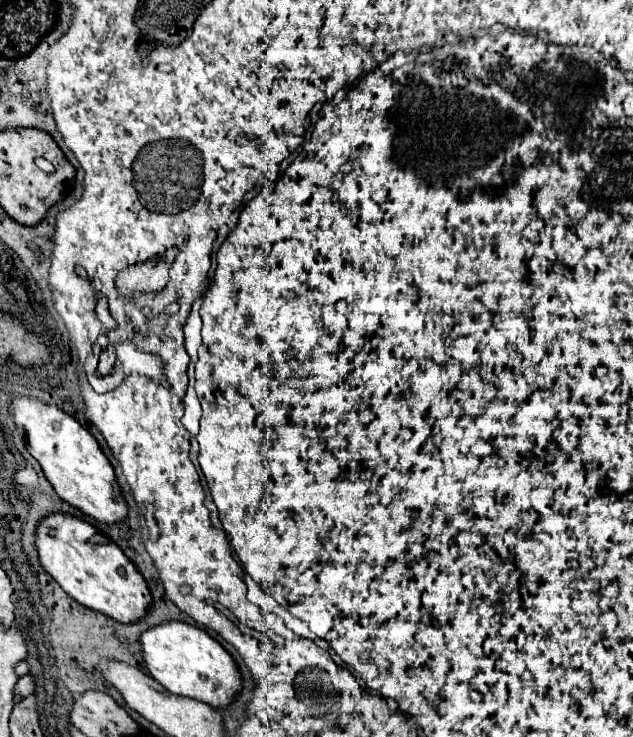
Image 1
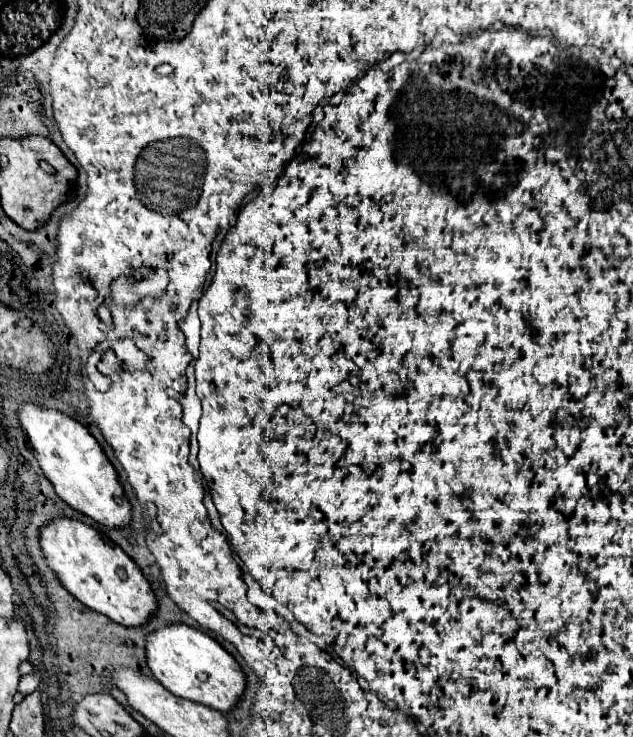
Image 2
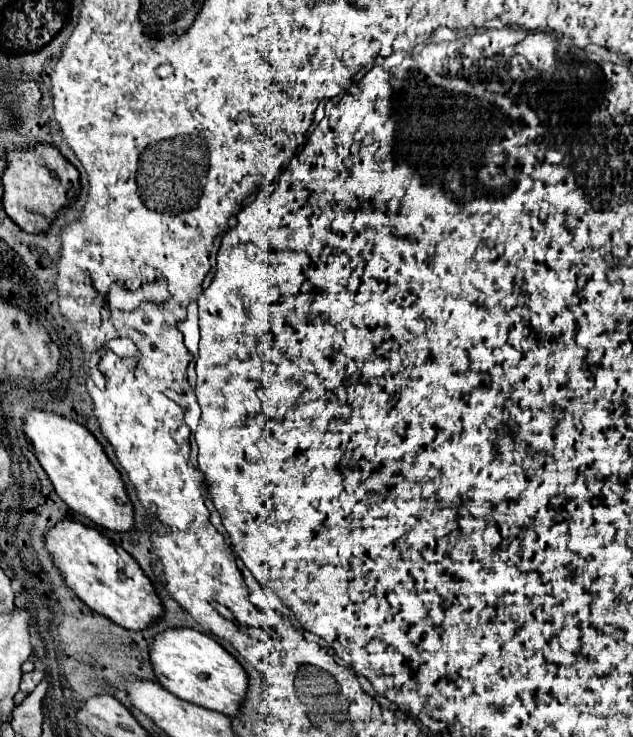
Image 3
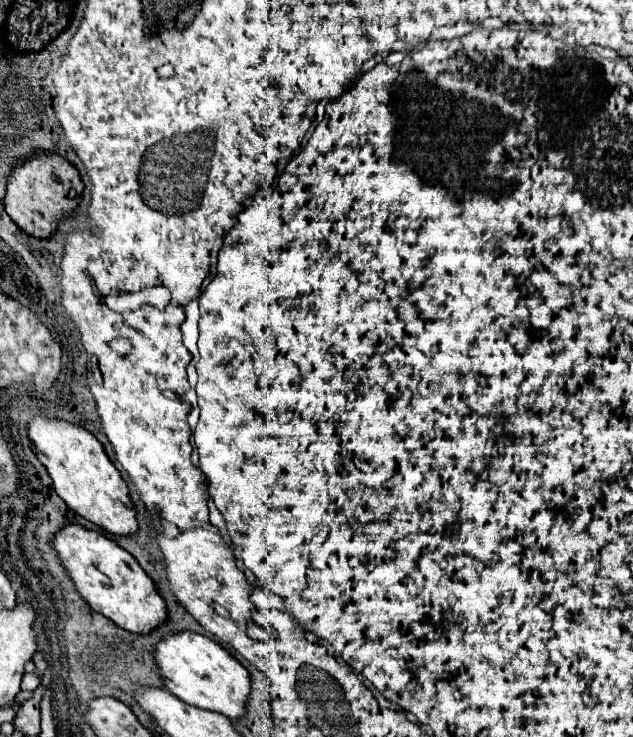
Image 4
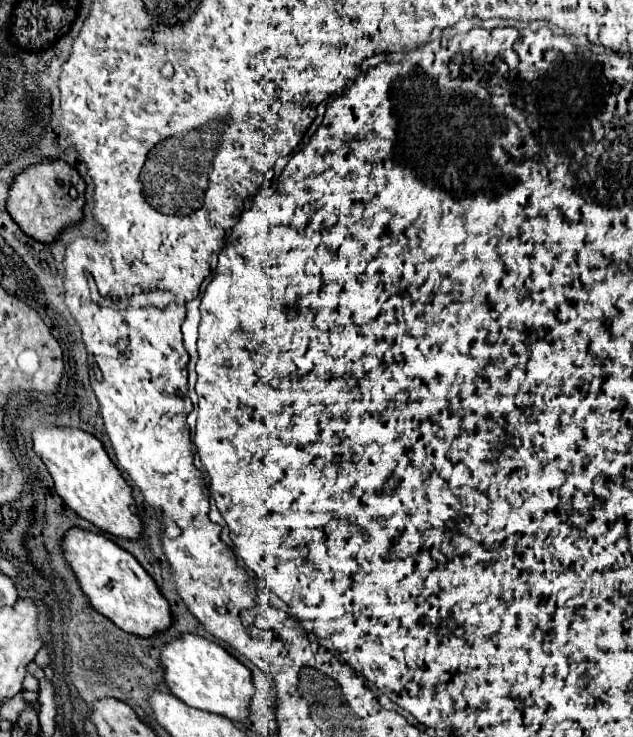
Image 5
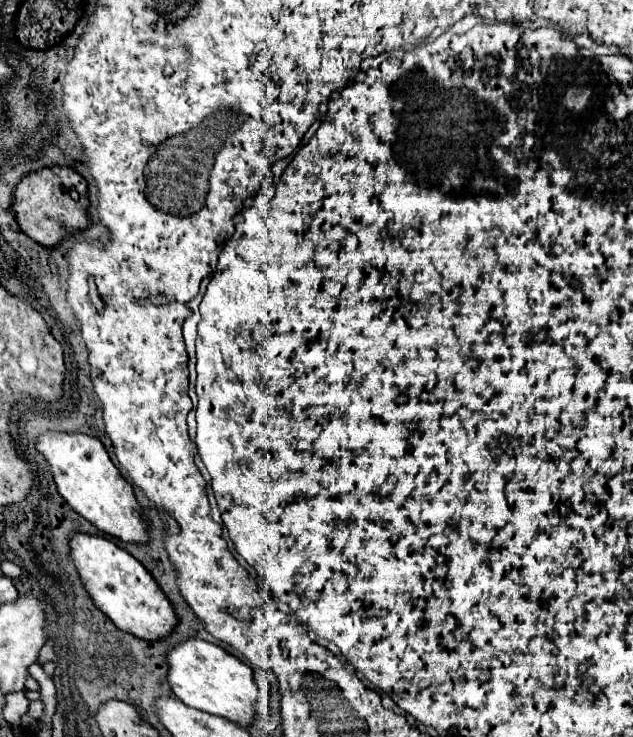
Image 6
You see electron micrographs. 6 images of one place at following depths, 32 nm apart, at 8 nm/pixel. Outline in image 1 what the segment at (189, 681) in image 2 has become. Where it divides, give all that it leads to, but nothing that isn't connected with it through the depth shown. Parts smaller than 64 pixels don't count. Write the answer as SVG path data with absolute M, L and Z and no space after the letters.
M166 620L164 624L152 626L140 634L140 650L144 668L154 680L174 694L196 698L210 704L212 708L226 708L234 700L234 694L242 688L234 658L206 630L198 626Z

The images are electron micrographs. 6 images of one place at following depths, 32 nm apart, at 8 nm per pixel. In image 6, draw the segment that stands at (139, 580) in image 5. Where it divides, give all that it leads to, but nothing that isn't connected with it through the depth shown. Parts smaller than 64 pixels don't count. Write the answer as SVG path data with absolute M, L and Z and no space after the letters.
M74 532L68 546L70 560L80 574L84 590L90 594L94 606L100 612L104 612L120 630L138 638L154 641L168 637L168 632L172 632L178 618L156 580L132 554L118 548L108 538L84 532Z

